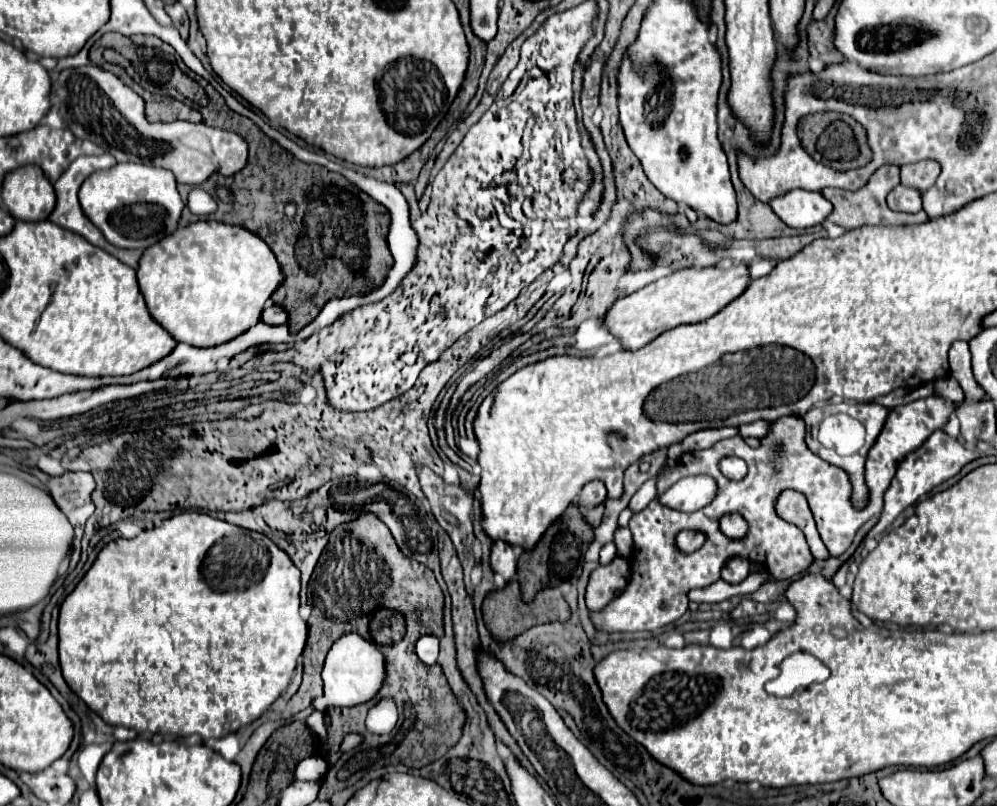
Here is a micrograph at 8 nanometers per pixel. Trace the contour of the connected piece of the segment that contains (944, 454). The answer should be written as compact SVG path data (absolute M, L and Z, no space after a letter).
M937 429L929 435L929 439L917 449L913 451L909 457L903 459L903 463L899 465L899 471L895 473L887 493L885 493L885 507L881 513L878 523L871 529L867 537L875 538L885 531L885 527L889 523L895 521L895 517L909 505L917 503L923 495L927 495L933 487L941 485L943 481L951 479L953 475L957 475L961 471L961 467L973 459L977 459L981 453L977 449L967 449L963 443L959 443L957 439L949 437L943 429Z

